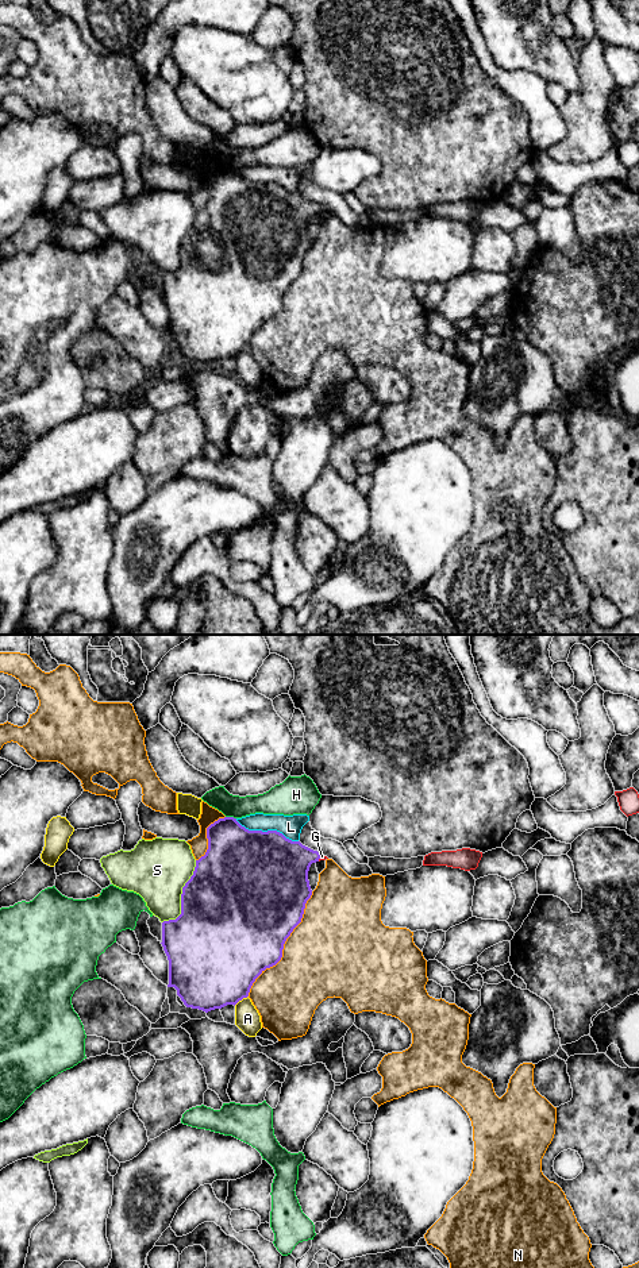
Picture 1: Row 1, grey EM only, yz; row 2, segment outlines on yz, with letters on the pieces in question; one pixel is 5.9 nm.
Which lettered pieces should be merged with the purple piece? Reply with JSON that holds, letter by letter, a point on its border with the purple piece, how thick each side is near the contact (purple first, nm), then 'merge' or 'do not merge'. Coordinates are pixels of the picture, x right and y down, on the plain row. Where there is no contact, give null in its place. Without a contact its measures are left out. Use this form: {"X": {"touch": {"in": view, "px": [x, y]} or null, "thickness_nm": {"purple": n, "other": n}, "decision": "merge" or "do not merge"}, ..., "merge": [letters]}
{"A": {"touch": {"in": "yz", "px": [241, 351]}, "thickness_nm": {"purple": 480, "other": 150}, "decision": "do not merge"}, "G": {"touch": {"in": "yz", "px": [319, 209]}, "thickness_nm": {"purple": 360, "other": 30}, "decision": "merge"}, "H": {"touch": {"in": "yz", "px": [231, 169]}, "thickness_nm": {"purple": 360, "other": 140}, "decision": "do not merge"}, "L": {"touch": {"in": "yz", "px": [268, 182]}, "thickness_nm": {"purple": 500, "other": 130}, "decision": "do not merge"}, "N": {"touch": {"in": "yz", "px": [283, 297]}, "thickness_nm": {"purple": 500, "other": 480}, "decision": "do not merge"}, "S": {"touch": {"in": "yz", "px": [181, 247]}, "thickness_nm": {"purple": 500, "other": 360}, "decision": "do not merge"}, "merge": ["G"]}

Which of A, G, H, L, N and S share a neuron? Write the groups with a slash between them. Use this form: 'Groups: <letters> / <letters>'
Groups: A / G / H / L / N / S

